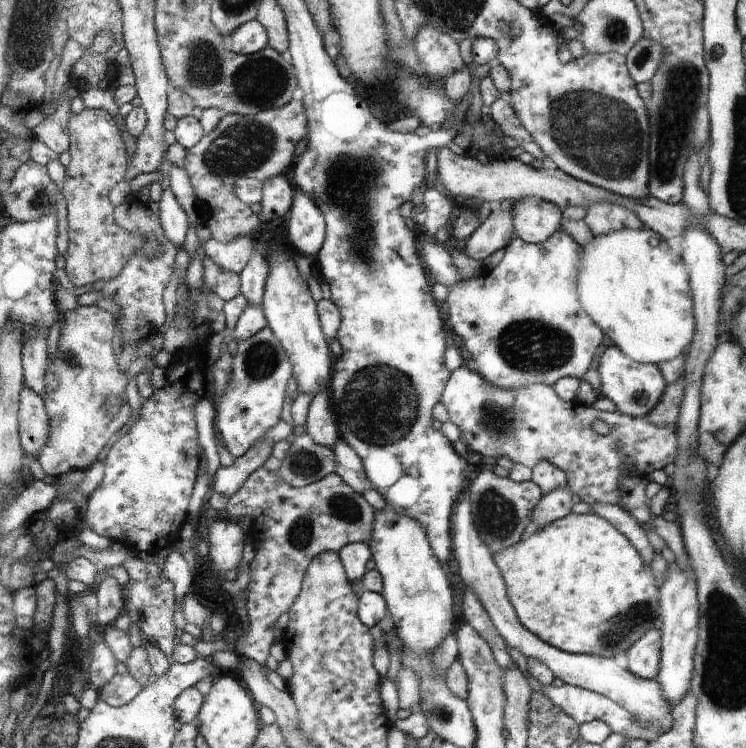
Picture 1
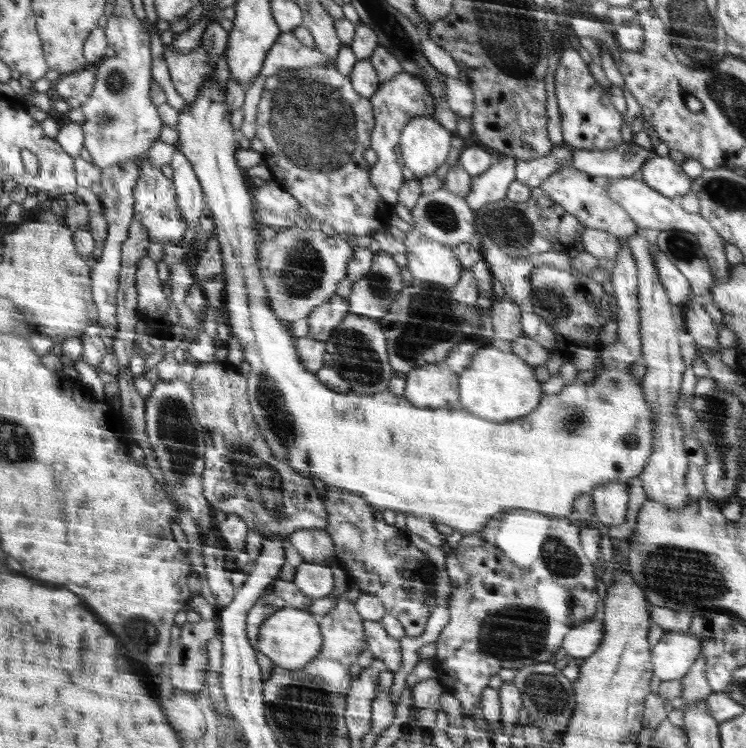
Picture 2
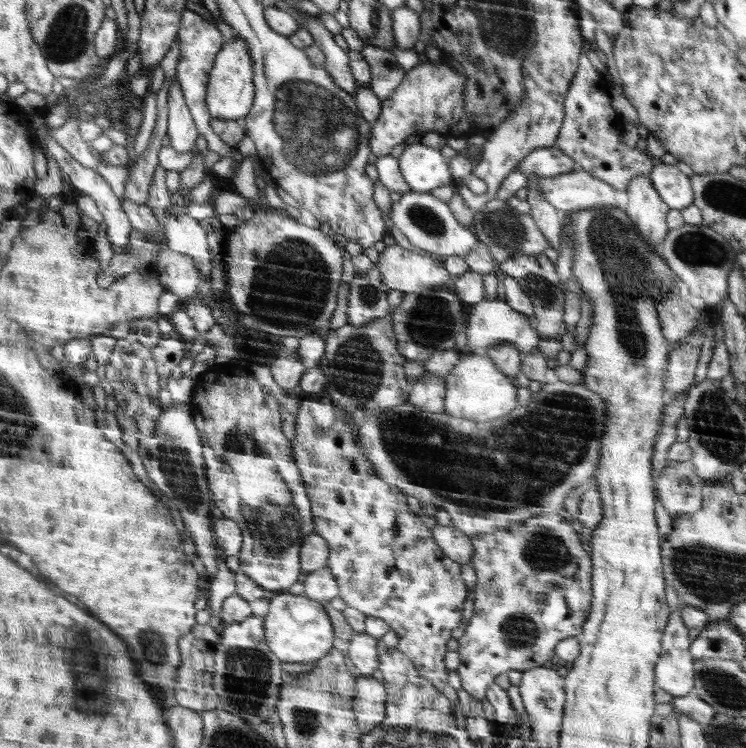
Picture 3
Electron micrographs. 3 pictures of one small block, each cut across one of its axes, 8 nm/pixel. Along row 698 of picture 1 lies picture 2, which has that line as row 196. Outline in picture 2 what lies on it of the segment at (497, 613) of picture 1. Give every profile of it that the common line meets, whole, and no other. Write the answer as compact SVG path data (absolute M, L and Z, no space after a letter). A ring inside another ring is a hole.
M632 177L612 178L609 184L609 195L624 210L627 215L642 228L652 228L657 231L680 230L694 234L702 243L705 256L712 267L713 276L718 281L729 281L729 262L725 253L726 242L718 236L712 225L699 213L685 211L679 200L673 199L657 190L650 188L644 181Z

